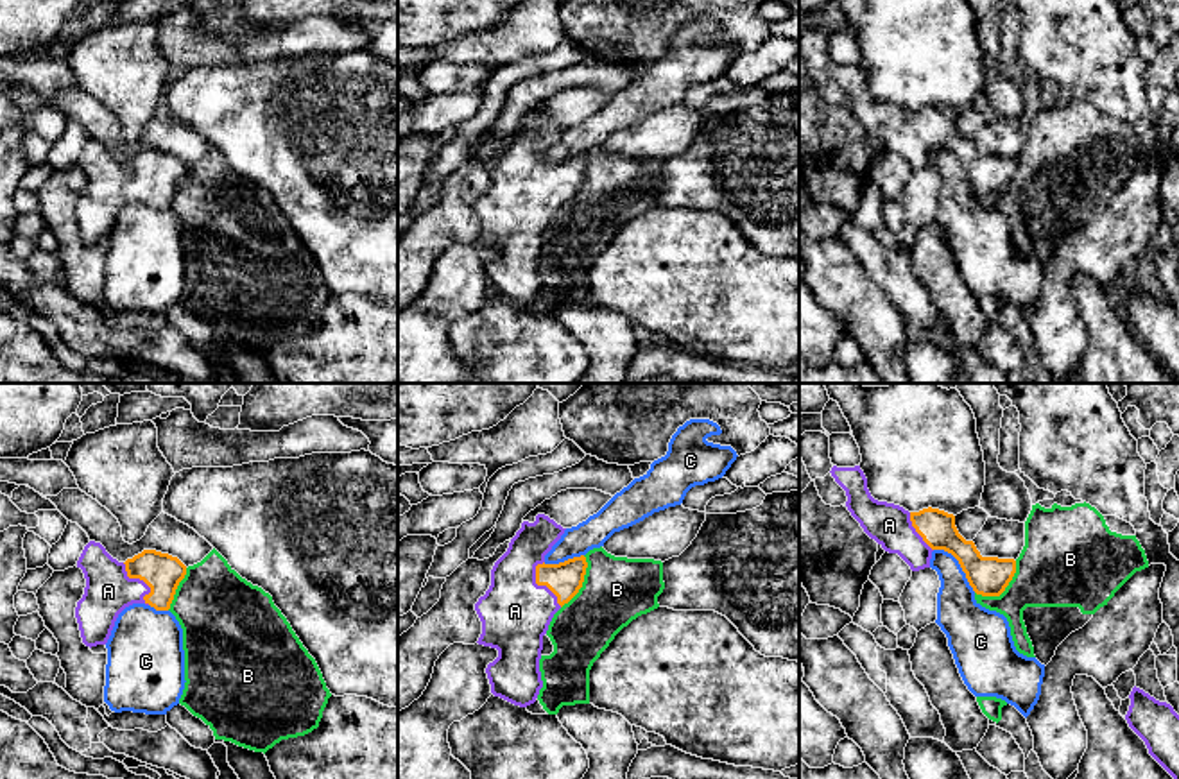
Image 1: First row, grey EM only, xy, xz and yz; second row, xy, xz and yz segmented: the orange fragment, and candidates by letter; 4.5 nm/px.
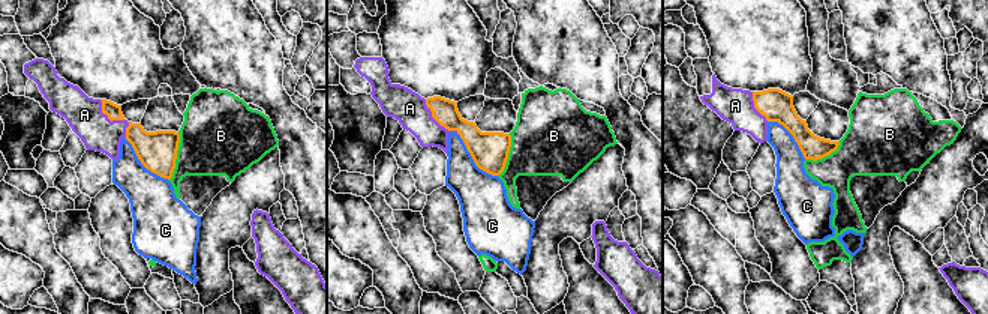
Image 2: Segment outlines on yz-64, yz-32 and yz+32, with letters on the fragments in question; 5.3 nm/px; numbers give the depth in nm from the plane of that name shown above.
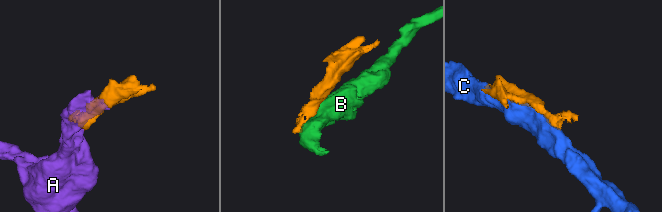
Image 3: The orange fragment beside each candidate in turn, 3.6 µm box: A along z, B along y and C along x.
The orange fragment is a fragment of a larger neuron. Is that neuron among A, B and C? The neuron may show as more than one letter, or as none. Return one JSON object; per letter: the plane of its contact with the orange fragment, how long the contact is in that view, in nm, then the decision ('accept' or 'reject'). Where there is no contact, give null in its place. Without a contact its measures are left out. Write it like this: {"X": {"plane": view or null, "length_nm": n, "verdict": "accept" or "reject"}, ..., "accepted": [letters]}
{"A": {"plane": "xy", "length_nm": 220, "verdict": "accept"}, "B": {"plane": "yz", "length_nm": 240, "verdict": "reject"}, "C": {"plane": "yz", "length_nm": 280, "verdict": "reject"}, "accepted": ["A"]}

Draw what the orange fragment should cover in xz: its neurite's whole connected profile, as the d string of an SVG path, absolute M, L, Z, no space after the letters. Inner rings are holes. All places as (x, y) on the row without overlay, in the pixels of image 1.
M538 113L534 122L523 120L507 150L495 161L489 188L475 202L482 220L477 242L498 249L498 256L486 267L491 292L520 306L534 303L543 287L539 258L543 235L554 213L579 192L584 181L588 167L584 154L559 163L545 161L545 154L564 129L545 113Z

